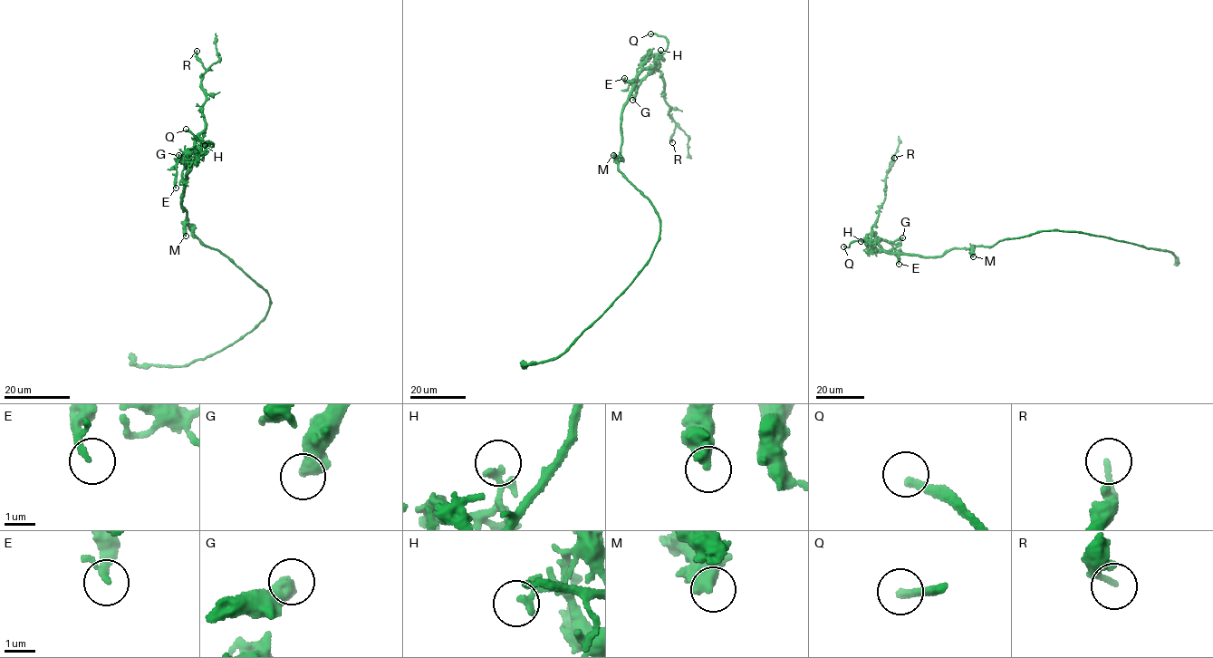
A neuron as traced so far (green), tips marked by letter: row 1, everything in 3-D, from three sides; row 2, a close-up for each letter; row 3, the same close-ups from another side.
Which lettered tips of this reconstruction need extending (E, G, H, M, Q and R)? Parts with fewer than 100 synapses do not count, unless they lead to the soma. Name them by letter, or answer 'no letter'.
Q

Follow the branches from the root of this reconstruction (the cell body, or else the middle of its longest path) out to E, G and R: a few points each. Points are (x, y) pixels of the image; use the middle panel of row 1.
E: (627, 179), (618, 169), (621, 110), (636, 75), (649, 69), (643, 78), (632, 83), (624, 78)
G: (627, 179), (618, 169), (621, 110), (636, 75), (649, 68), (632, 100)
R: (627, 179), (618, 169), (620, 112), (639, 72), (649, 68), (661, 75), (666, 101), (676, 125), (672, 142)

